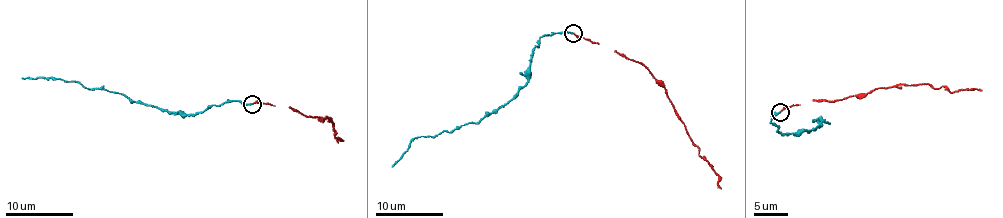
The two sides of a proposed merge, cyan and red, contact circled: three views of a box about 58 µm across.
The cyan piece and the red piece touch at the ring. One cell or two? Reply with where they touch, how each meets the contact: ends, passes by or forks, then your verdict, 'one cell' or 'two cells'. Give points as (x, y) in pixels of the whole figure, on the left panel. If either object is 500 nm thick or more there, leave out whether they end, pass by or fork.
(252, 104) | cyan ends | red ends | one cell

